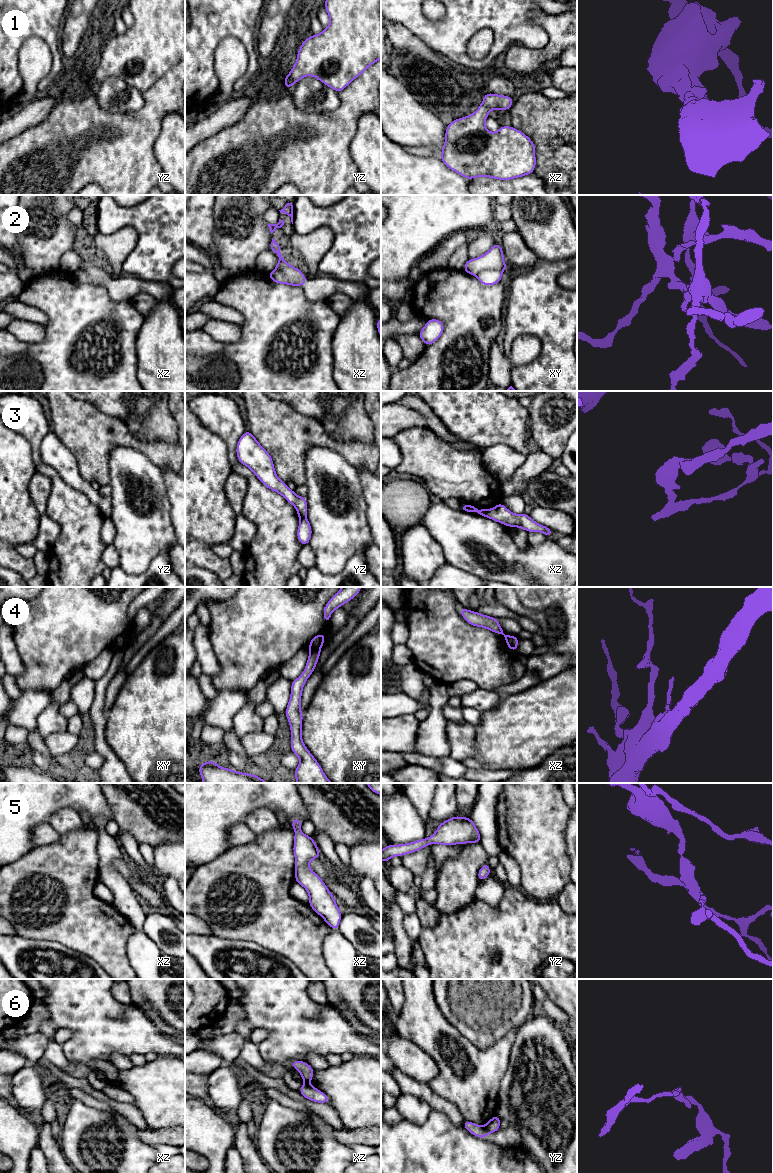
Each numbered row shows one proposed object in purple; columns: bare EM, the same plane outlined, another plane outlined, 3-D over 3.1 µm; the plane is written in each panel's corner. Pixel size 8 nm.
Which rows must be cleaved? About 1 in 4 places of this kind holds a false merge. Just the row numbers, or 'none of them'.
3, 4, 6

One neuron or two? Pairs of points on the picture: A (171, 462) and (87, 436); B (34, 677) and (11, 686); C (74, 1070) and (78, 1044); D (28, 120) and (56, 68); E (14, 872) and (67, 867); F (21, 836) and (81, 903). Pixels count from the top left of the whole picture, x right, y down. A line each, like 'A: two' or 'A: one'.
A: one
B: two
C: two
D: two
E: one
F: two

